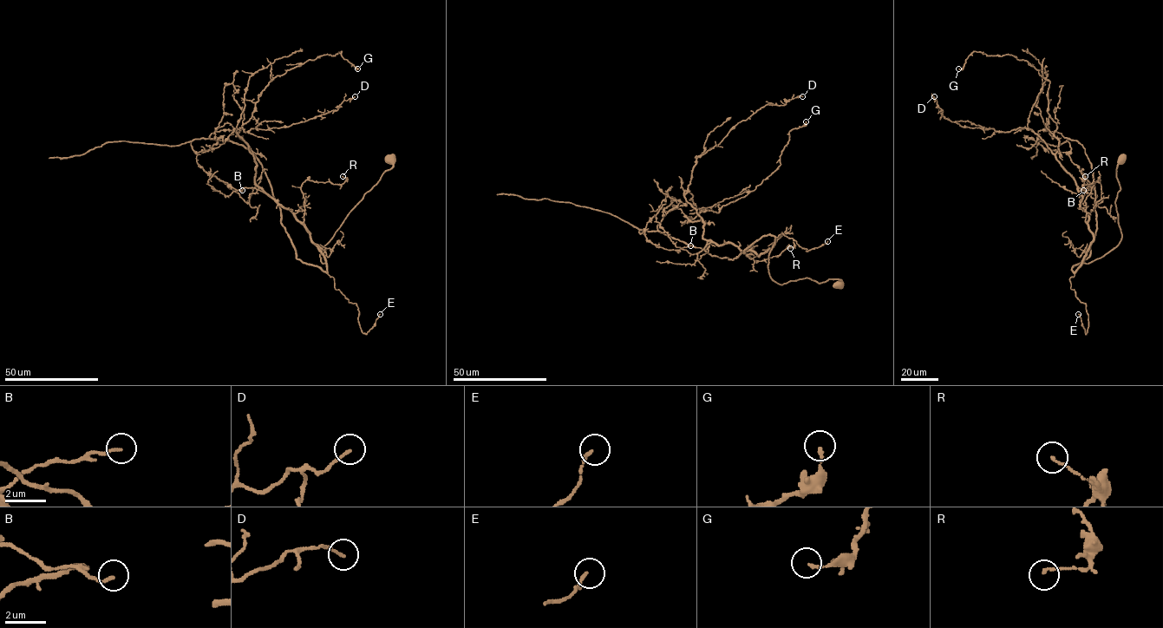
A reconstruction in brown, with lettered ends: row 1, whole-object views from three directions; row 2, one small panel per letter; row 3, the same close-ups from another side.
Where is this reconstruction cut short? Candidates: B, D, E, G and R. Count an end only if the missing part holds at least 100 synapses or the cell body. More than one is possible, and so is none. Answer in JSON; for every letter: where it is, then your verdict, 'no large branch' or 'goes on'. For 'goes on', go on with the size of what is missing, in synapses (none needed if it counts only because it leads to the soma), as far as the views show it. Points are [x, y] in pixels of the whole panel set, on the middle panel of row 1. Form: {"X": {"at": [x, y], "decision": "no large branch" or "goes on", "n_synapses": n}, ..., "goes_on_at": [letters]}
{"B": {"at": [690, 245], "decision": "no large branch"}, "D": {"at": [802, 96], "decision": "no large branch"}, "E": {"at": [827, 241], "decision": "no large branch"}, "G": {"at": [806, 121], "decision": "no large branch"}, "R": {"at": [790, 248], "decision": "no large branch"}, "goes_on_at": []}

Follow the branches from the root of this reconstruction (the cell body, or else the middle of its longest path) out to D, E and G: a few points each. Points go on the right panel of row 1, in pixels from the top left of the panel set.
D: (1121, 160), (1121, 239), (1083, 263), (1088, 214), (1047, 144), (1025, 127), (962, 127), (934, 96)
E: (1121, 160), (1115, 205), (1121, 239), (1069, 278), (1086, 304), (1086, 334), (1078, 314)
G: (1121, 160), (1121, 239), (1083, 263), (1093, 232), (1055, 155), (1049, 81), (1009, 54), (973, 51), (958, 68)

